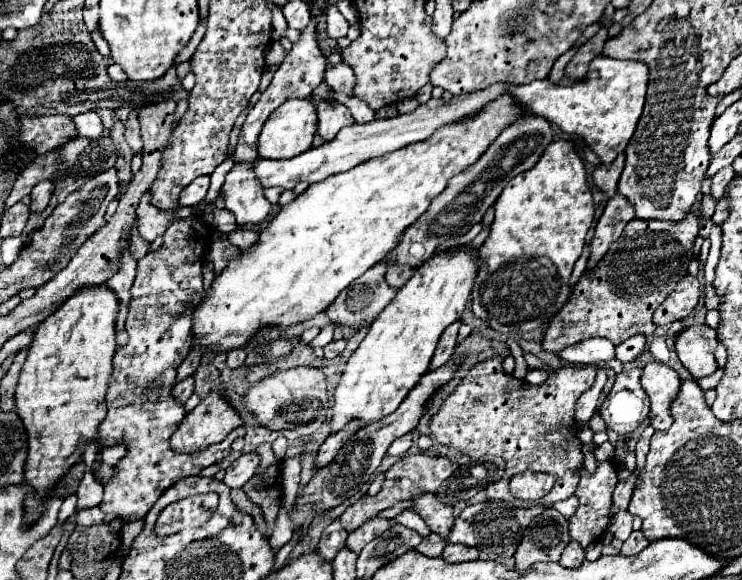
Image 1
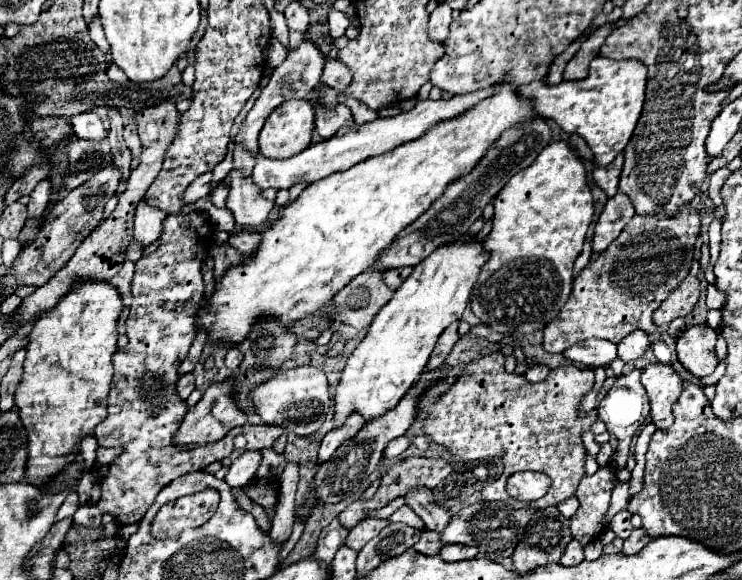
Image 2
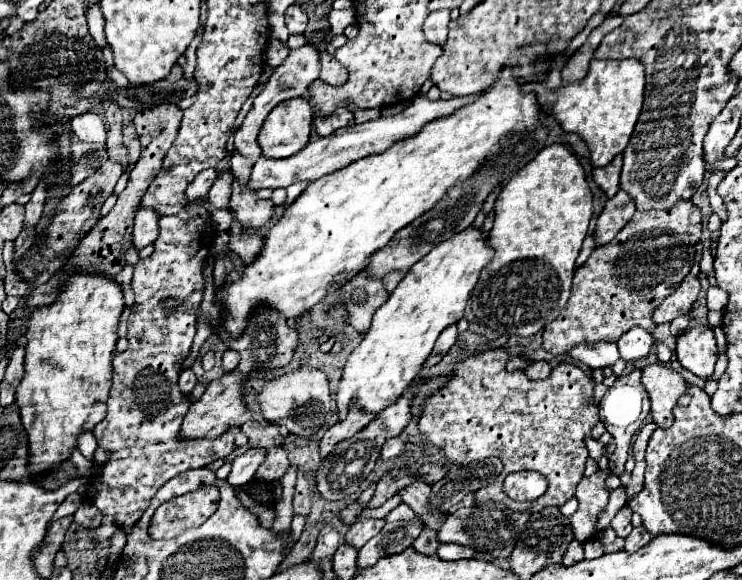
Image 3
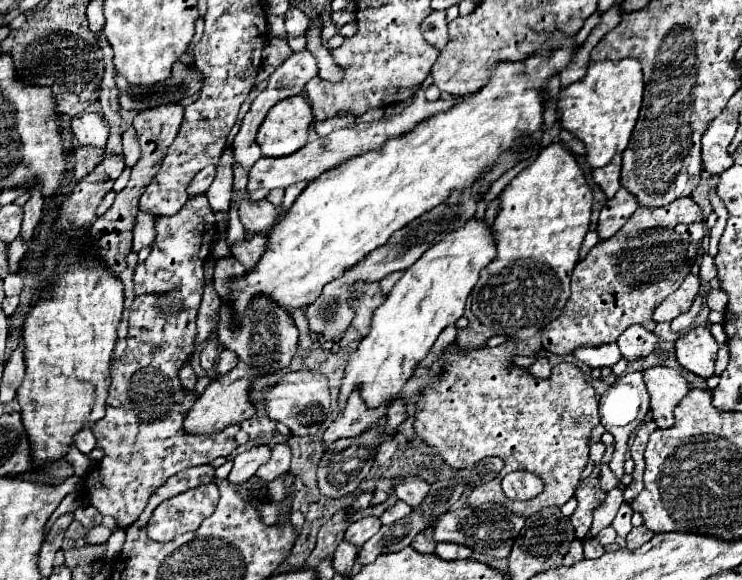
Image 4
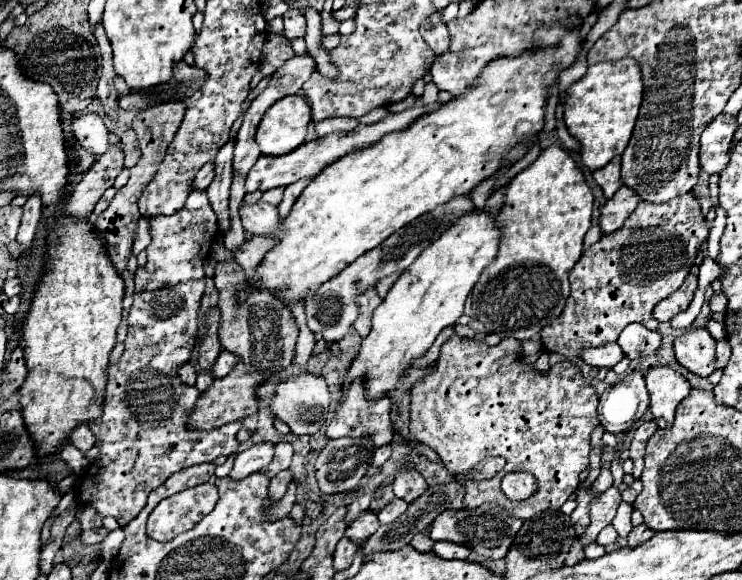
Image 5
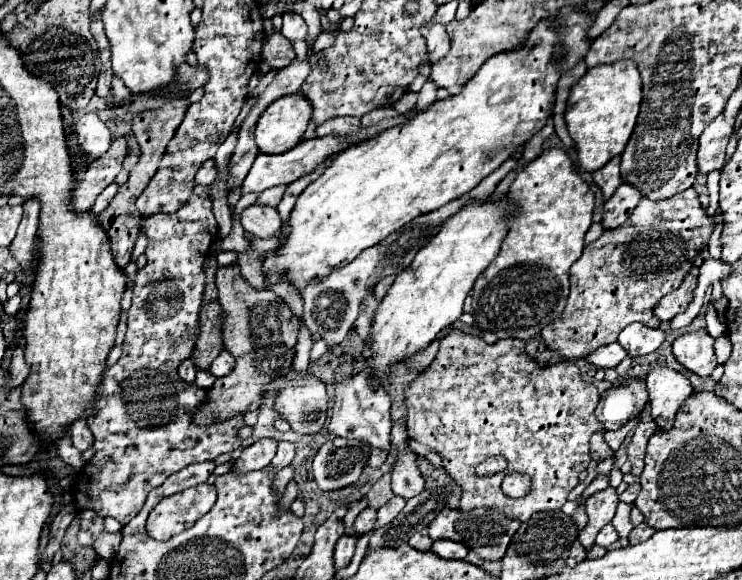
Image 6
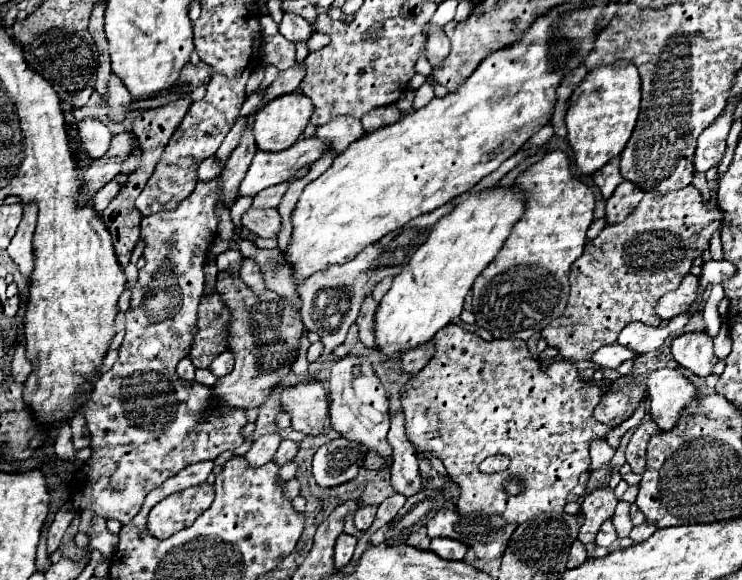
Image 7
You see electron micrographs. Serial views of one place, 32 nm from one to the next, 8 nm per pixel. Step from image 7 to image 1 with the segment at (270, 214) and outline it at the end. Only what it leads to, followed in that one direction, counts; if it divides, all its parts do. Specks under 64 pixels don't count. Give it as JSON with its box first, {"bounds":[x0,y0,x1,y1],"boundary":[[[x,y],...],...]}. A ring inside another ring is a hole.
{"bounds":[222,164,272,226],"boundary":[[[240,164],[234,166],[222,186],[226,208],[236,216],[238,226],[256,226],[266,220],[272,204],[264,198],[264,188],[256,182],[254,172]]]}

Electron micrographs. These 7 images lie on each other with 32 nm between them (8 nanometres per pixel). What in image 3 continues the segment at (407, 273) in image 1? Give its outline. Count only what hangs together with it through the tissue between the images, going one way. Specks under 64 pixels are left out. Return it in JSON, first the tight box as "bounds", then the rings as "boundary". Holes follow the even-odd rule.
{"bounds":[382,270,406,292],"boundary":[[[396,270],[396,272],[390,272],[390,274],[386,274],[384,278],[382,278],[382,284],[384,284],[384,288],[388,288],[388,292],[392,292],[394,288],[396,288],[396,284],[404,278],[404,274],[406,274],[406,270]]]}

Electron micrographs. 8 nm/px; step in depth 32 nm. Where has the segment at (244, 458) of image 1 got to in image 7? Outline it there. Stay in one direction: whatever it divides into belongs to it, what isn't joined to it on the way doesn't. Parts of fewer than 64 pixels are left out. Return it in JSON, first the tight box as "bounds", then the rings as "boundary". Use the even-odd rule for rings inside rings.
{"bounds":[244,434,282,466],"boundary":[[[264,434],[252,444],[250,452],[244,458],[248,460],[250,466],[262,466],[274,458],[274,452],[278,450],[280,442],[282,442],[282,438],[278,434]]]}

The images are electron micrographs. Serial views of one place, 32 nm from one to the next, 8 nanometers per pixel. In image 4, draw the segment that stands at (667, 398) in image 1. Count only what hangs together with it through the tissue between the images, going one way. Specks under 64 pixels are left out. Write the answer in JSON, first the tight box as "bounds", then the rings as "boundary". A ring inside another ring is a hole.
{"bounds":[644,366,690,428],"boundary":[[[666,366],[644,370],[644,382],[650,394],[650,410],[658,428],[670,428],[674,422],[674,408],[688,394],[690,384],[686,378]]]}

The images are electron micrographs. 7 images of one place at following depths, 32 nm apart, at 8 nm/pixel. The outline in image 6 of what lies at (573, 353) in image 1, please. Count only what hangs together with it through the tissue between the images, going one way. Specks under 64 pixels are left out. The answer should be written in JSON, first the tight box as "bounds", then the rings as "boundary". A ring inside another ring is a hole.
{"bounds":[586,342,628,368],"boundary":[[[612,342],[608,346],[600,346],[586,360],[592,362],[596,368],[616,368],[624,358],[628,358],[628,352],[618,342]]]}

